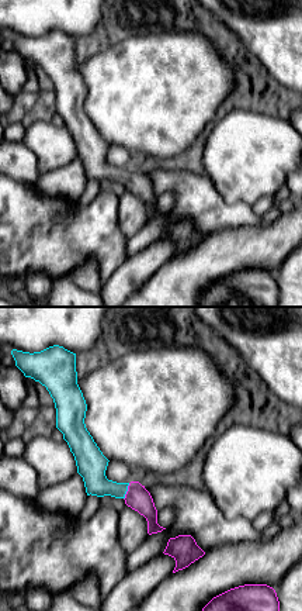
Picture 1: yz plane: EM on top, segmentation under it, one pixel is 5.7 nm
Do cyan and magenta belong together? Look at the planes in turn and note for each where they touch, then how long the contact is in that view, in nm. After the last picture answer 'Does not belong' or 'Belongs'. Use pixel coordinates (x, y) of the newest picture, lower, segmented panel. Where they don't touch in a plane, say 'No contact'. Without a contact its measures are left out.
Touches cyan at (125, 492). Shared border 100 nm

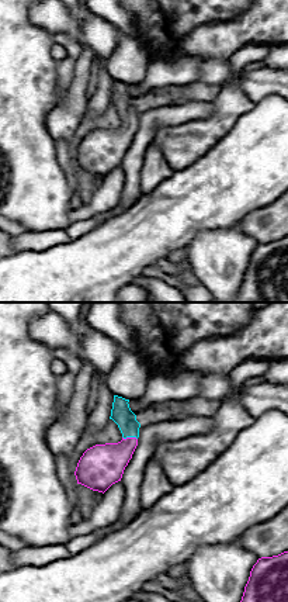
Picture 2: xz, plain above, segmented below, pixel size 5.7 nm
Touches cyan at (129, 436). Shared border 90 nm

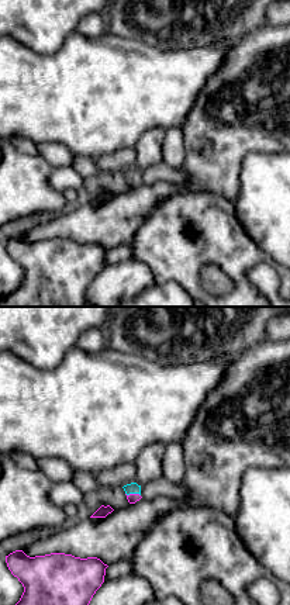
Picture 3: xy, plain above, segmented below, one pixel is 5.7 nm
Touches cyan at (133, 493). Shared border 90 nm

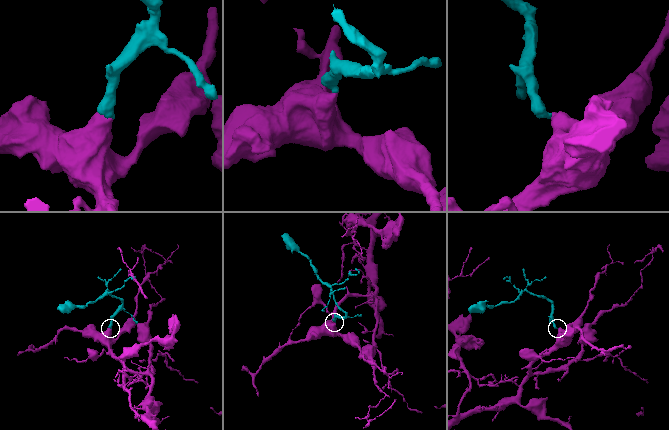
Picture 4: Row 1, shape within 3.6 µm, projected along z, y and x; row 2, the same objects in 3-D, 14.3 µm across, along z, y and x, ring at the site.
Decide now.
Belongs

